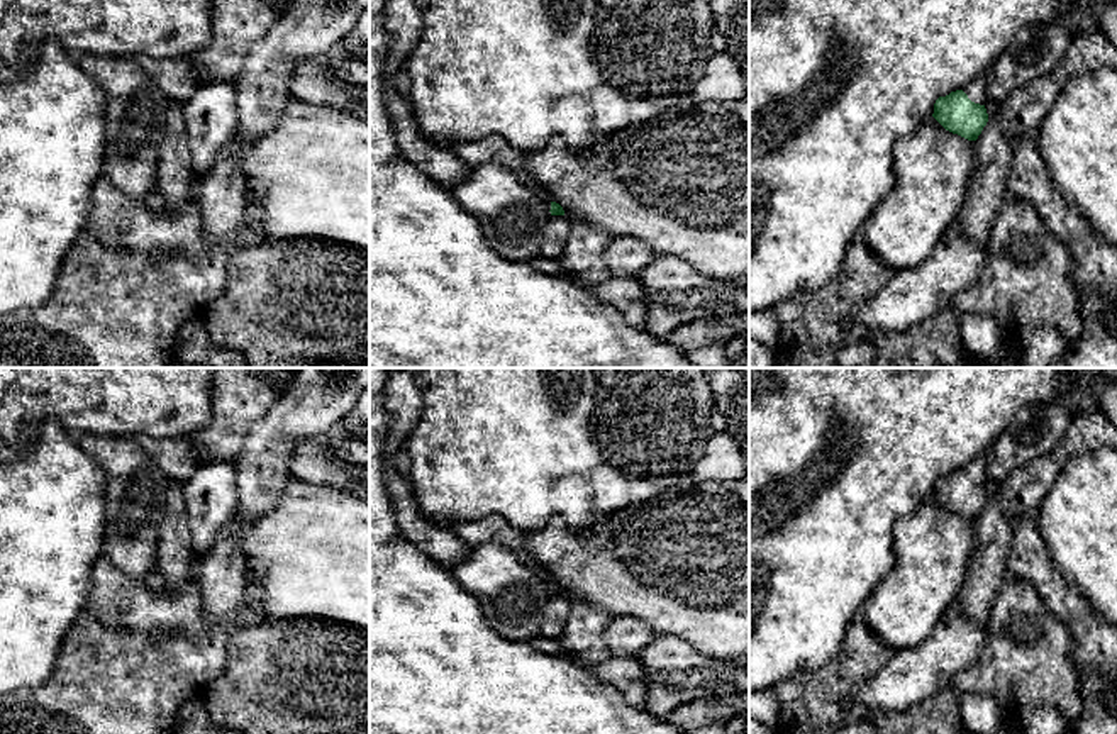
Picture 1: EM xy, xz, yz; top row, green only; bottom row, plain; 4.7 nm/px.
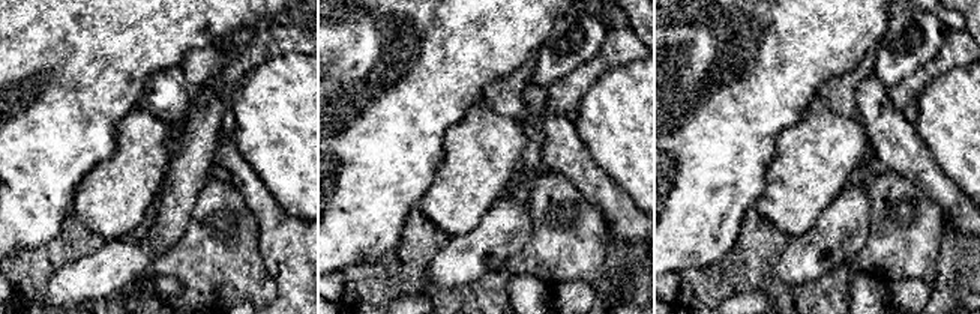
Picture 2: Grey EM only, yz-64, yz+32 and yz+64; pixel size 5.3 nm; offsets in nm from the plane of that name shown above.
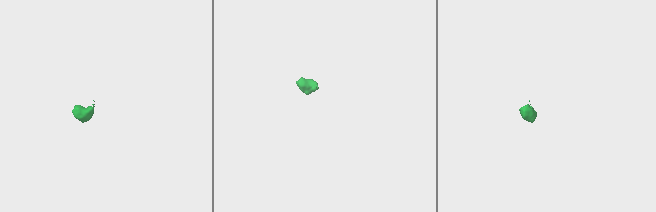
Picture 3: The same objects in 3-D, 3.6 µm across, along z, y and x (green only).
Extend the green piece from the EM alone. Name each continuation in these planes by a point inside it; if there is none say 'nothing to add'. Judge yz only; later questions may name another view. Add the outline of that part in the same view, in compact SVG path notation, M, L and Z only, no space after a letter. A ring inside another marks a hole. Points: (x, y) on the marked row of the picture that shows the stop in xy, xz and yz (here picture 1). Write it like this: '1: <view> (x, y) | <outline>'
1: yz (975, 88) | M988 71L975 80L971 80L961 90L968 95L968 98L971 102L983 105L986 102L985 95L983 95L983 90L986 86L986 80L988 80Z

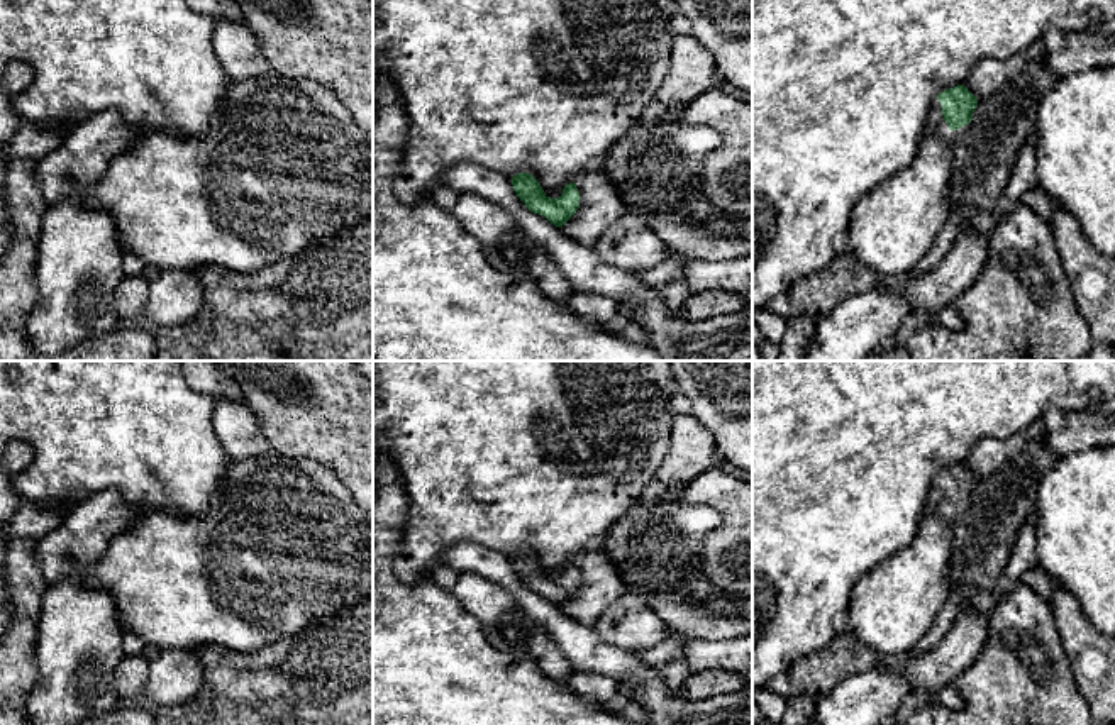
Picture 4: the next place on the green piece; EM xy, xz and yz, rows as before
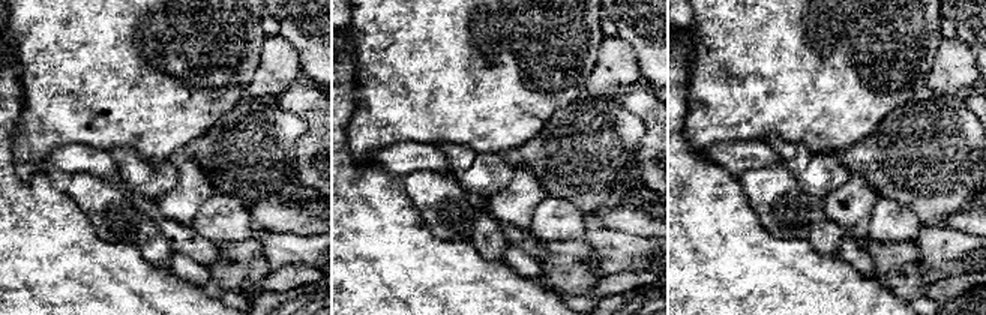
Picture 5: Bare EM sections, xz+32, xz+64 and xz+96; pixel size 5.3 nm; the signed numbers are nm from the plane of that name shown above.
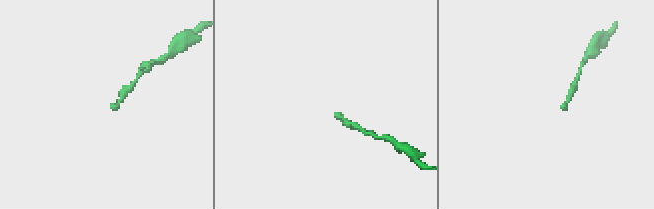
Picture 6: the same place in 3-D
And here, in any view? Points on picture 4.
1: yz (936, 126) | M937 97L930 105L929 119L925 122L925 134L944 136L951 144L954 144L956 130L951 130L944 120L942 105Z

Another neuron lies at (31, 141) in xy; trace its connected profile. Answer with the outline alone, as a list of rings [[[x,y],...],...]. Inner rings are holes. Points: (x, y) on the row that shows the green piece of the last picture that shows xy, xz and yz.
[[[22,122],[17,129],[15,136],[7,144],[7,156],[10,159],[32,159],[39,161],[44,156],[47,156],[51,151],[59,147],[64,136],[73,127],[53,127],[53,129],[42,129],[39,125],[34,125],[31,122]]]

